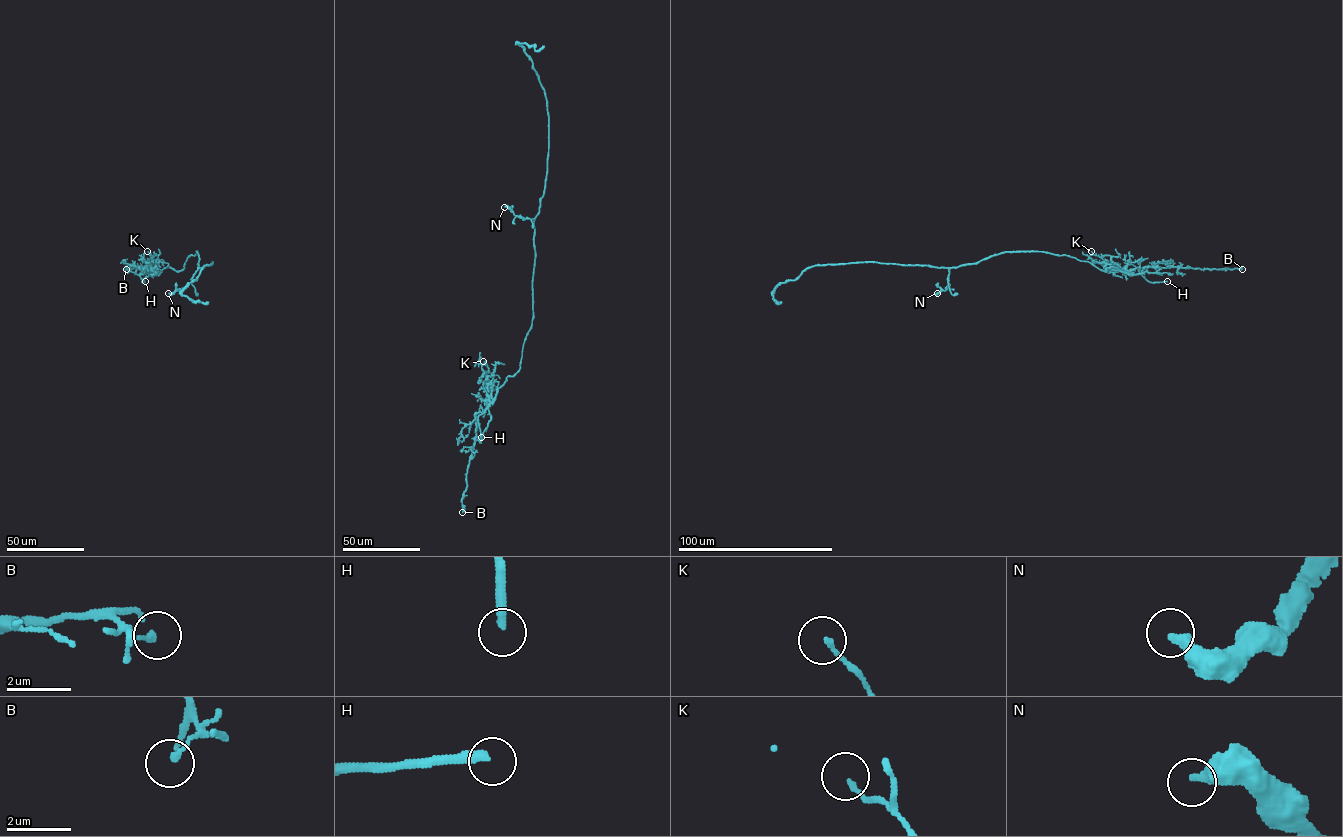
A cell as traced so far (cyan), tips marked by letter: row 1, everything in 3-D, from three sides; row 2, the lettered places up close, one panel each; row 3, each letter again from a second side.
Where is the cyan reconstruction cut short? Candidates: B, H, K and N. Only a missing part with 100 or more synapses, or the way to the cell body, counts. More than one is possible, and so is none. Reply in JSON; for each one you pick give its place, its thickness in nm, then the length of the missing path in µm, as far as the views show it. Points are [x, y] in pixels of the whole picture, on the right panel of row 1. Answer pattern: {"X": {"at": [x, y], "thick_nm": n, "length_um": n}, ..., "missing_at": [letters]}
{"H": {"at": [1167, 281], "thick_nm": 280, "length_um": 80}, "missing_at": ["H"]}

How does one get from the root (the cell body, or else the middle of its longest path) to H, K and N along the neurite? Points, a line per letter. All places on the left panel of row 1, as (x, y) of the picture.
H: (198, 254), (188, 257), (183, 269), (165, 267), (158, 274), (149, 274), (145, 281)
K: (198, 254), (188, 257), (181, 270), (167, 267), (155, 274), (147, 251)
N: (198, 254), (198, 269), (192, 281), (180, 290), (168, 293)

